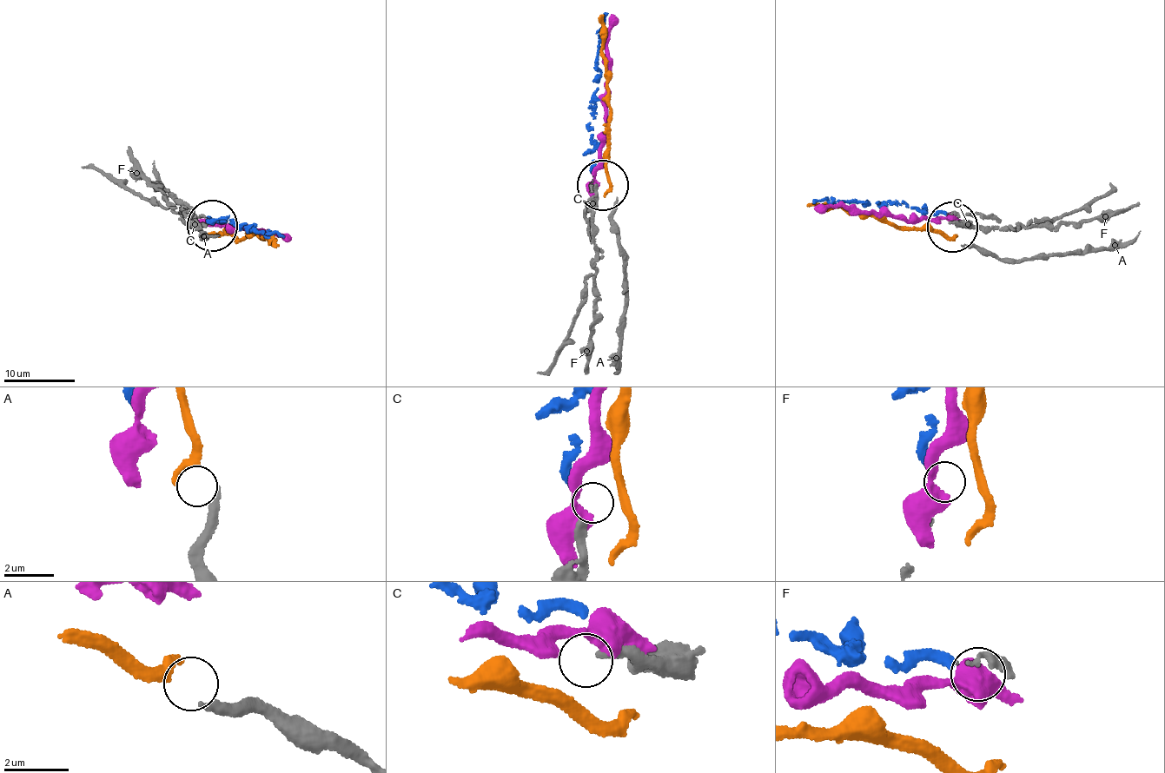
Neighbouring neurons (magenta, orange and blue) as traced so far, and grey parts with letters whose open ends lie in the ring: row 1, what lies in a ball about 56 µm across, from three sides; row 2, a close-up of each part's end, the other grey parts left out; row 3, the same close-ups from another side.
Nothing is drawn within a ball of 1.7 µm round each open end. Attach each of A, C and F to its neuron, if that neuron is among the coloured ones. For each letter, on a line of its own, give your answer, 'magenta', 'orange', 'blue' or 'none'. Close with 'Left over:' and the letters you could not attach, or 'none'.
A: orange
C: none
F: blue
Left over: C

